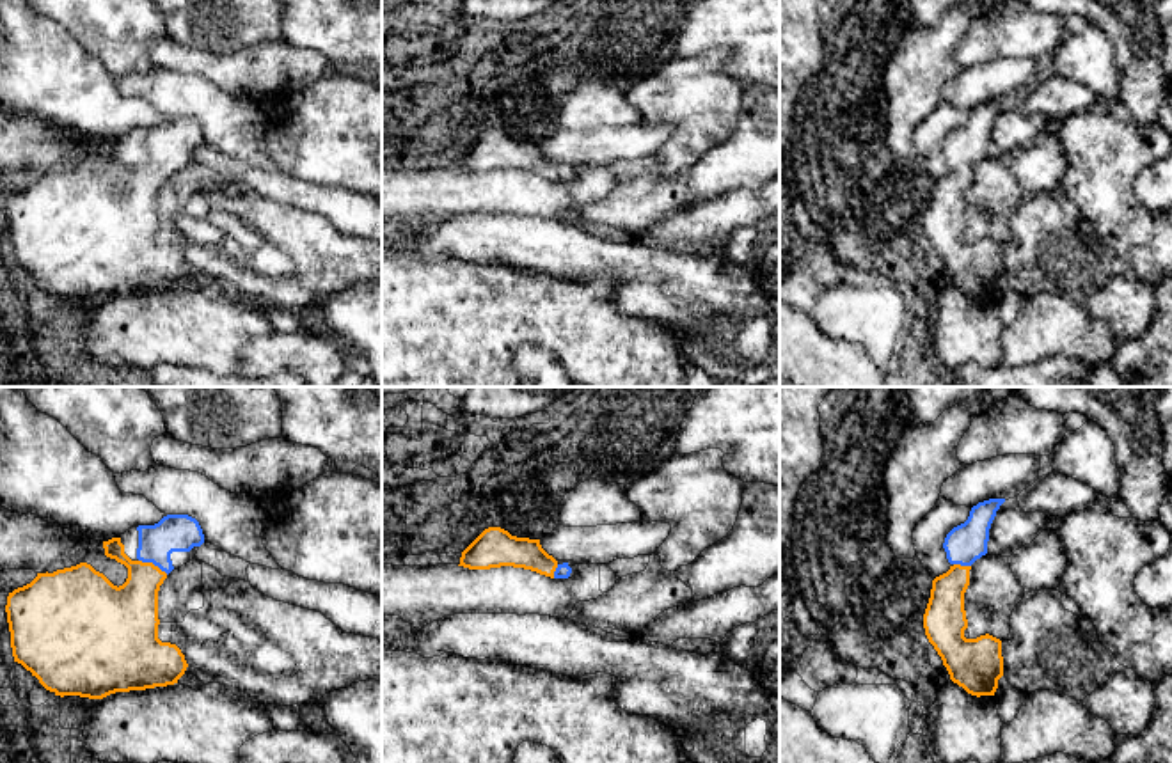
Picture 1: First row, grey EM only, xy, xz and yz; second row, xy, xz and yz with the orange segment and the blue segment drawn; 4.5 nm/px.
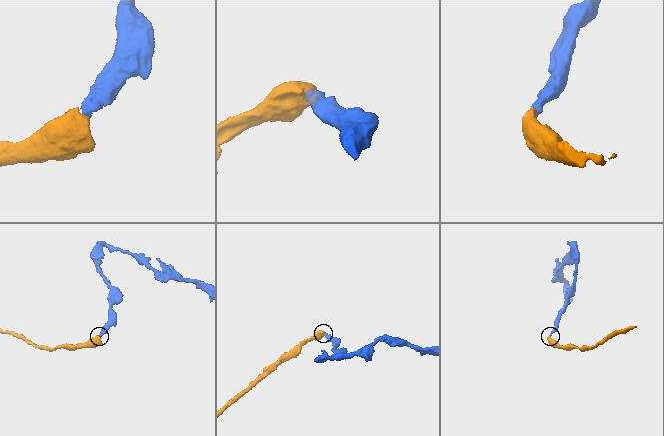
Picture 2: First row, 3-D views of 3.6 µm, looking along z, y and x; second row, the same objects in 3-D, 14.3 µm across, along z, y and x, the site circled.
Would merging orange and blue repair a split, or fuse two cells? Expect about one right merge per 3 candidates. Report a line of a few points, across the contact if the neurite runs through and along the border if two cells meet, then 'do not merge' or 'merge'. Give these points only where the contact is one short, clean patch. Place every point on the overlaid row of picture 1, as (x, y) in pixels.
xy (128, 613), (135, 604), (151, 563), (153, 554), (174, 533) | merge

